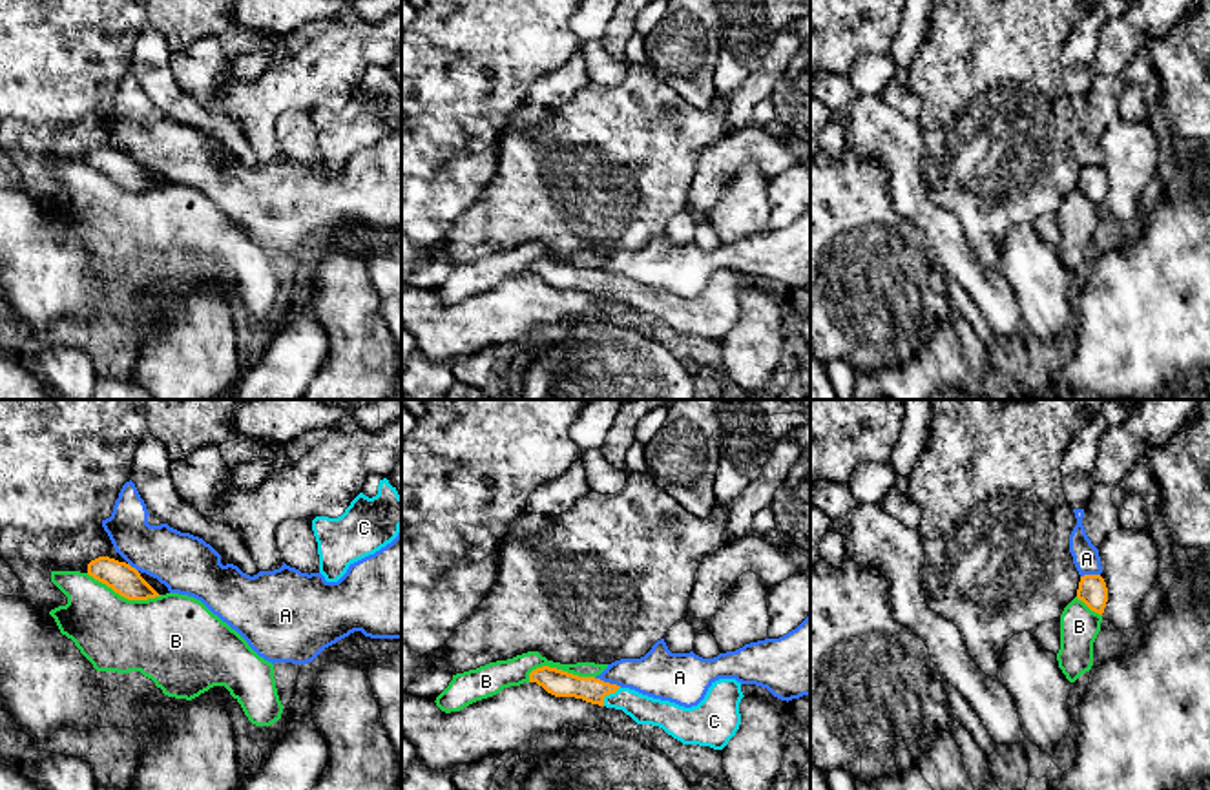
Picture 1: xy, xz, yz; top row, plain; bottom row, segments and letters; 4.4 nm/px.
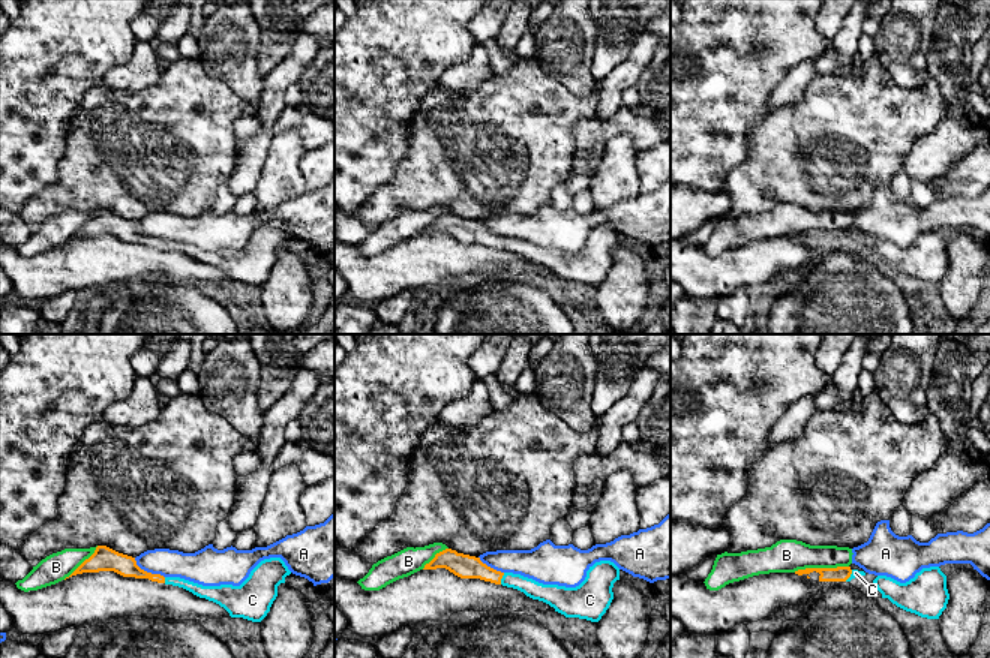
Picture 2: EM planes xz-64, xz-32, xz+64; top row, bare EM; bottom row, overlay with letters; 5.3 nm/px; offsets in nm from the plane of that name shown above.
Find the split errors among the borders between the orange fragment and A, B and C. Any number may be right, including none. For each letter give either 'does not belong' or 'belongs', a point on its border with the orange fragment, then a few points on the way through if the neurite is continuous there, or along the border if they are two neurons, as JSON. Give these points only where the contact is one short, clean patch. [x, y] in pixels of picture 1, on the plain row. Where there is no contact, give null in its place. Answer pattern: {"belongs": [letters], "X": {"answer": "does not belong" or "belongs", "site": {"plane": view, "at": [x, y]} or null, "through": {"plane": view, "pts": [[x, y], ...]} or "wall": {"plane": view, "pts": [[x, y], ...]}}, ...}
{"belongs": ["C"], "A": {"answer": "does not belong", "site": {"plane": "xz", "at": [608, 274]}}, "B": {"answer": "does not belong", "site": {"plane": "xy", "at": [125, 188]}}, "C": {"answer": "belongs", "site": {"plane": "xz", "at": [608, 285]}, "through": {"plane": "xz", "pts": [[559, 274], [608, 285], [645, 301]]}}}

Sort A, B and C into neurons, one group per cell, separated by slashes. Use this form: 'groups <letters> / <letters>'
groups A / B / C

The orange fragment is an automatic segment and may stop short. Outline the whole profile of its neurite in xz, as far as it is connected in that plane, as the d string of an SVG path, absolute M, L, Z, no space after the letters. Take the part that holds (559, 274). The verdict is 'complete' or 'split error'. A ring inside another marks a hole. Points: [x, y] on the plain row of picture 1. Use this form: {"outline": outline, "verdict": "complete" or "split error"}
{"outline": "M549 257L533 261L529 274L537 274L555 288L575 288L622 301L637 316L659 317L683 336L710 338L714 341L723 341L739 321L739 294L745 288L741 274L719 270L712 274L697 297L684 299L595 268L579 268Z", "verdict": "split error"}

